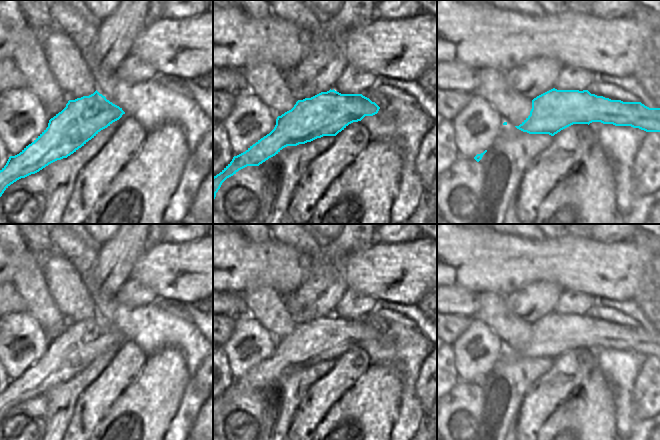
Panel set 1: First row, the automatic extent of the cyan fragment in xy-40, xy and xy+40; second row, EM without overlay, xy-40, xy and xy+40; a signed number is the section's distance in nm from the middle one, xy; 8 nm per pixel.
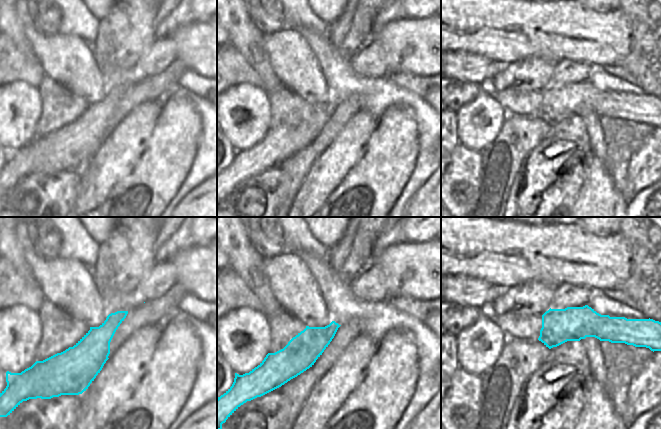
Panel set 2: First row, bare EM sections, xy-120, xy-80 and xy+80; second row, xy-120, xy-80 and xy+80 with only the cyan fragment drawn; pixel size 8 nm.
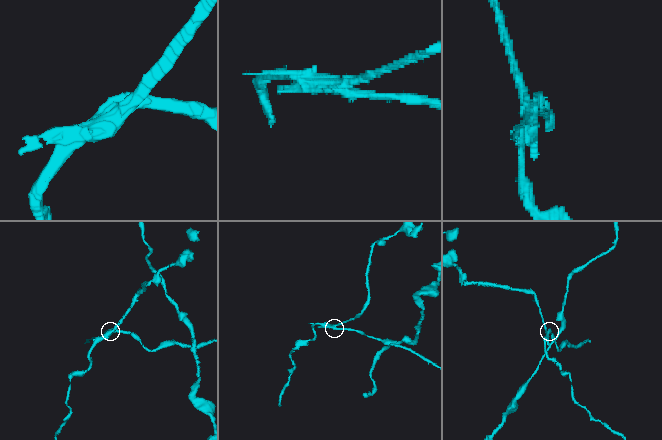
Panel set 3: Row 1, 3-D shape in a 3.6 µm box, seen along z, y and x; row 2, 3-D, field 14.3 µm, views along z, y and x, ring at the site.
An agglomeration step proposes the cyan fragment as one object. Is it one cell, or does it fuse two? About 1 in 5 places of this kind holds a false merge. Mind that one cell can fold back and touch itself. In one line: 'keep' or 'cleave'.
cleave

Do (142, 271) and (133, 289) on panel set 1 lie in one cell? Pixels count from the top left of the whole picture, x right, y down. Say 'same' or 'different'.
different

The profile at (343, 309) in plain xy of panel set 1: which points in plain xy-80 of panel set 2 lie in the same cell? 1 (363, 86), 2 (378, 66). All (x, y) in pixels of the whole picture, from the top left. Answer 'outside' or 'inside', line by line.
1: outside
2: inside

